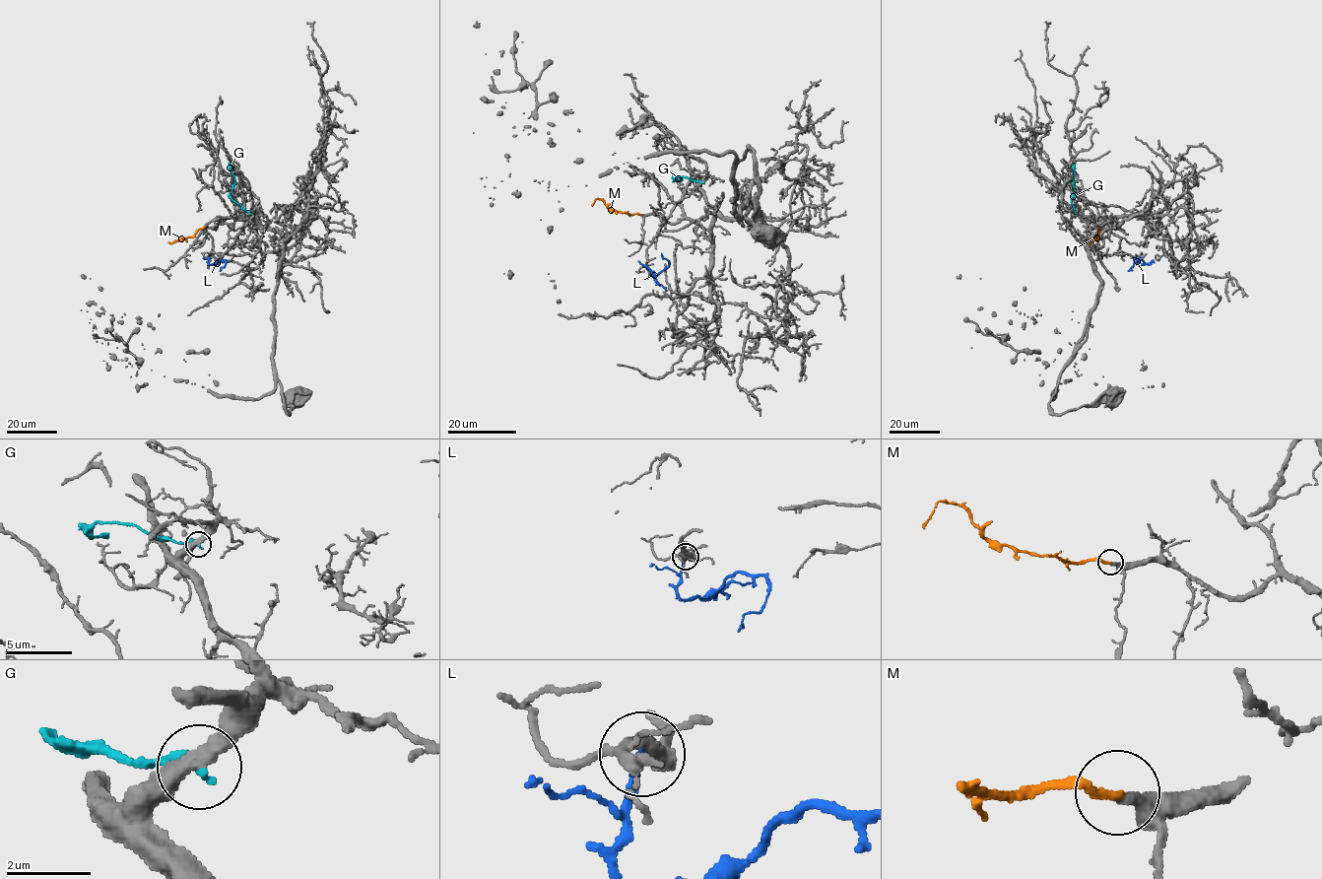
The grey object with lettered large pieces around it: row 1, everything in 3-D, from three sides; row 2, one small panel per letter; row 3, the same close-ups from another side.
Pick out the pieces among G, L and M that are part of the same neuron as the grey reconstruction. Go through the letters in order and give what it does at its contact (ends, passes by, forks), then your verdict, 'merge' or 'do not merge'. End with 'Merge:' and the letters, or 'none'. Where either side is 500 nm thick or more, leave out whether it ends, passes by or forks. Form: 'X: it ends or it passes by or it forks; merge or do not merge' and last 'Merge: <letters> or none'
G: it ends; do not merge
L: it ends; do not merge
M: it ends; merge
Merge: M

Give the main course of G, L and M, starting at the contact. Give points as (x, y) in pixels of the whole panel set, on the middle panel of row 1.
G: (702, 181), (683, 176), (677, 176), (676, 180), (682, 180), (672, 181)
L: (647, 269), (645, 265), (657, 275), (668, 266), (669, 261), (661, 253)
M: (640, 214), (617, 212), (597, 198), (592, 206)

